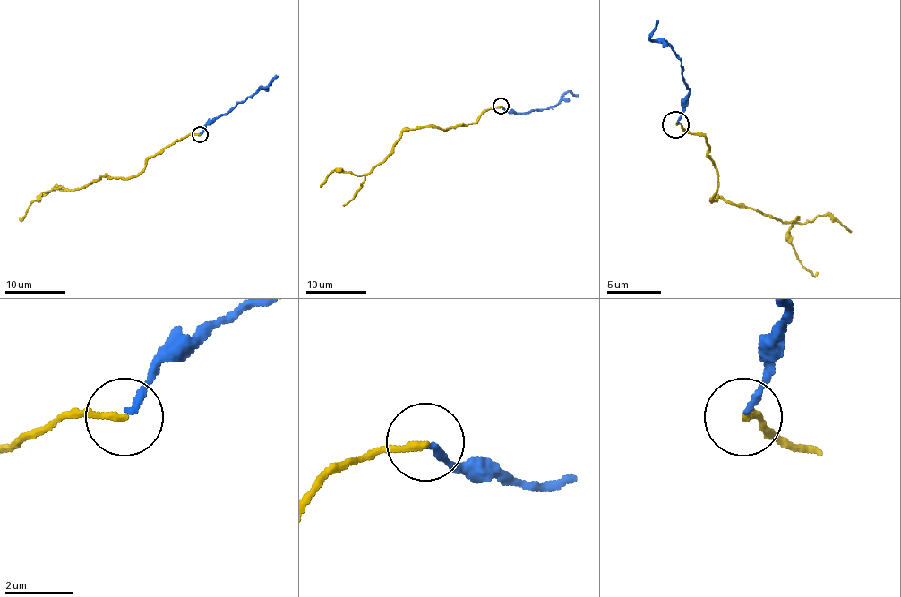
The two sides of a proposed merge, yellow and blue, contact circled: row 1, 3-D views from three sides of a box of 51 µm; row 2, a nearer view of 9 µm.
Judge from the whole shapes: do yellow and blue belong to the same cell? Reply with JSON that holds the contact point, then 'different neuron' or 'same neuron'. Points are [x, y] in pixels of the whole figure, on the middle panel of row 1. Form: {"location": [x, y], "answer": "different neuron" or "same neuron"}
{"location": [501, 106], "answer": "same neuron"}

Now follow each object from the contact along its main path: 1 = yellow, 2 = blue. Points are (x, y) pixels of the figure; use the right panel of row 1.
1: (676, 123), (708, 142), (716, 169), (711, 201), (776, 220), (797, 217), (789, 244), (816, 271)
2: (676, 123), (684, 110), (690, 91), (679, 56), (665, 43), (649, 38), (657, 19)

